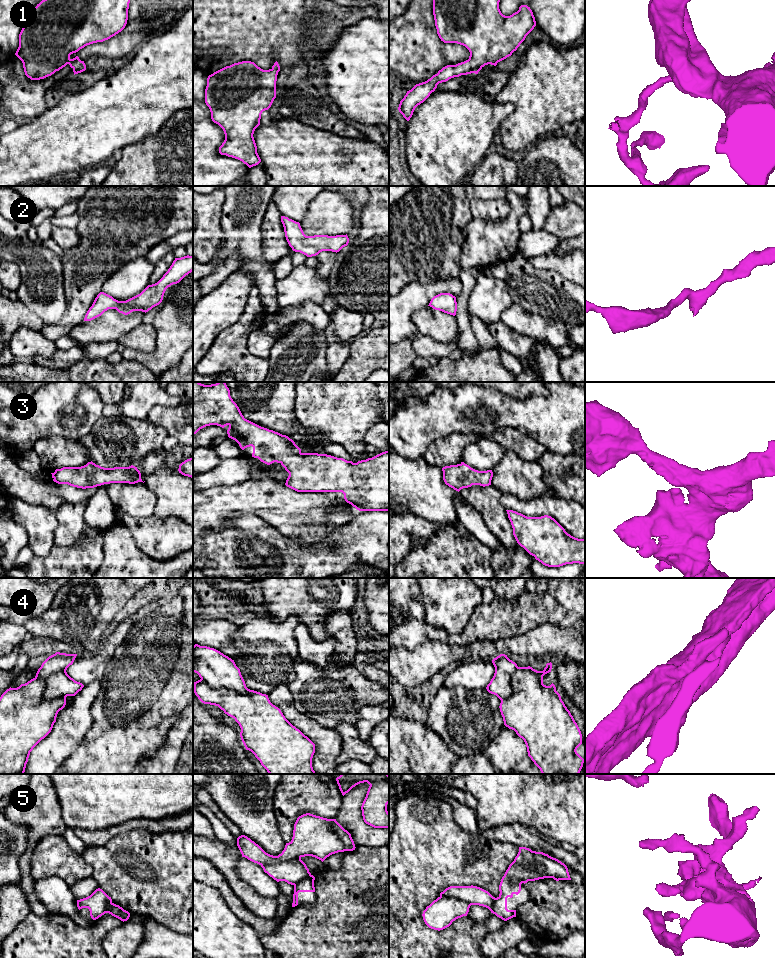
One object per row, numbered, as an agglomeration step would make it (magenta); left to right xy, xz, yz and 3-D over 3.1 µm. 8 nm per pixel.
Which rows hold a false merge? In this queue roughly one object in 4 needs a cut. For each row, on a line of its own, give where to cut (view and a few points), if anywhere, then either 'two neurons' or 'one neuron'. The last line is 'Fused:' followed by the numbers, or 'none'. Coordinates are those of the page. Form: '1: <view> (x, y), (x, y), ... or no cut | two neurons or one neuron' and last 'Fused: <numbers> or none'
1: no cut | one neuron
2: no cut | one neuron
3: no cut | one neuron
4: no cut | one neuron
5: xz (311, 875), (300, 879), (294, 885) | two neurons
Fused: 5

